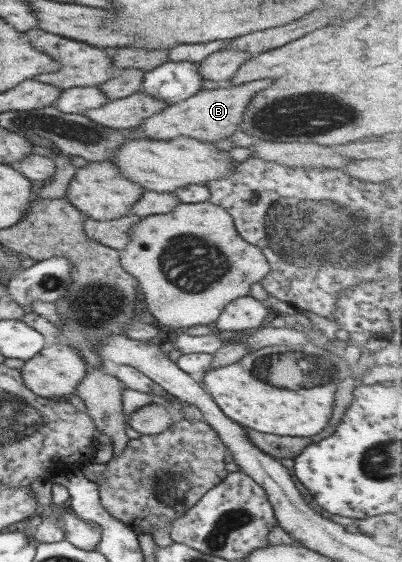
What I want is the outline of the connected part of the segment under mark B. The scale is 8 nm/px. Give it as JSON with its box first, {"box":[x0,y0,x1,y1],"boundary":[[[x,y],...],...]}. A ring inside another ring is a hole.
{"box":[139,80,267,142],"boundary":[[[253,80],[238,86],[223,87],[216,90],[201,90],[189,98],[163,107],[159,112],[143,119],[139,123],[139,130],[145,138],[168,141],[175,137],[197,138],[201,142],[214,142],[215,140],[228,138],[237,128],[239,121],[245,113],[245,107],[249,99],[261,88],[267,88],[267,80]]]}

